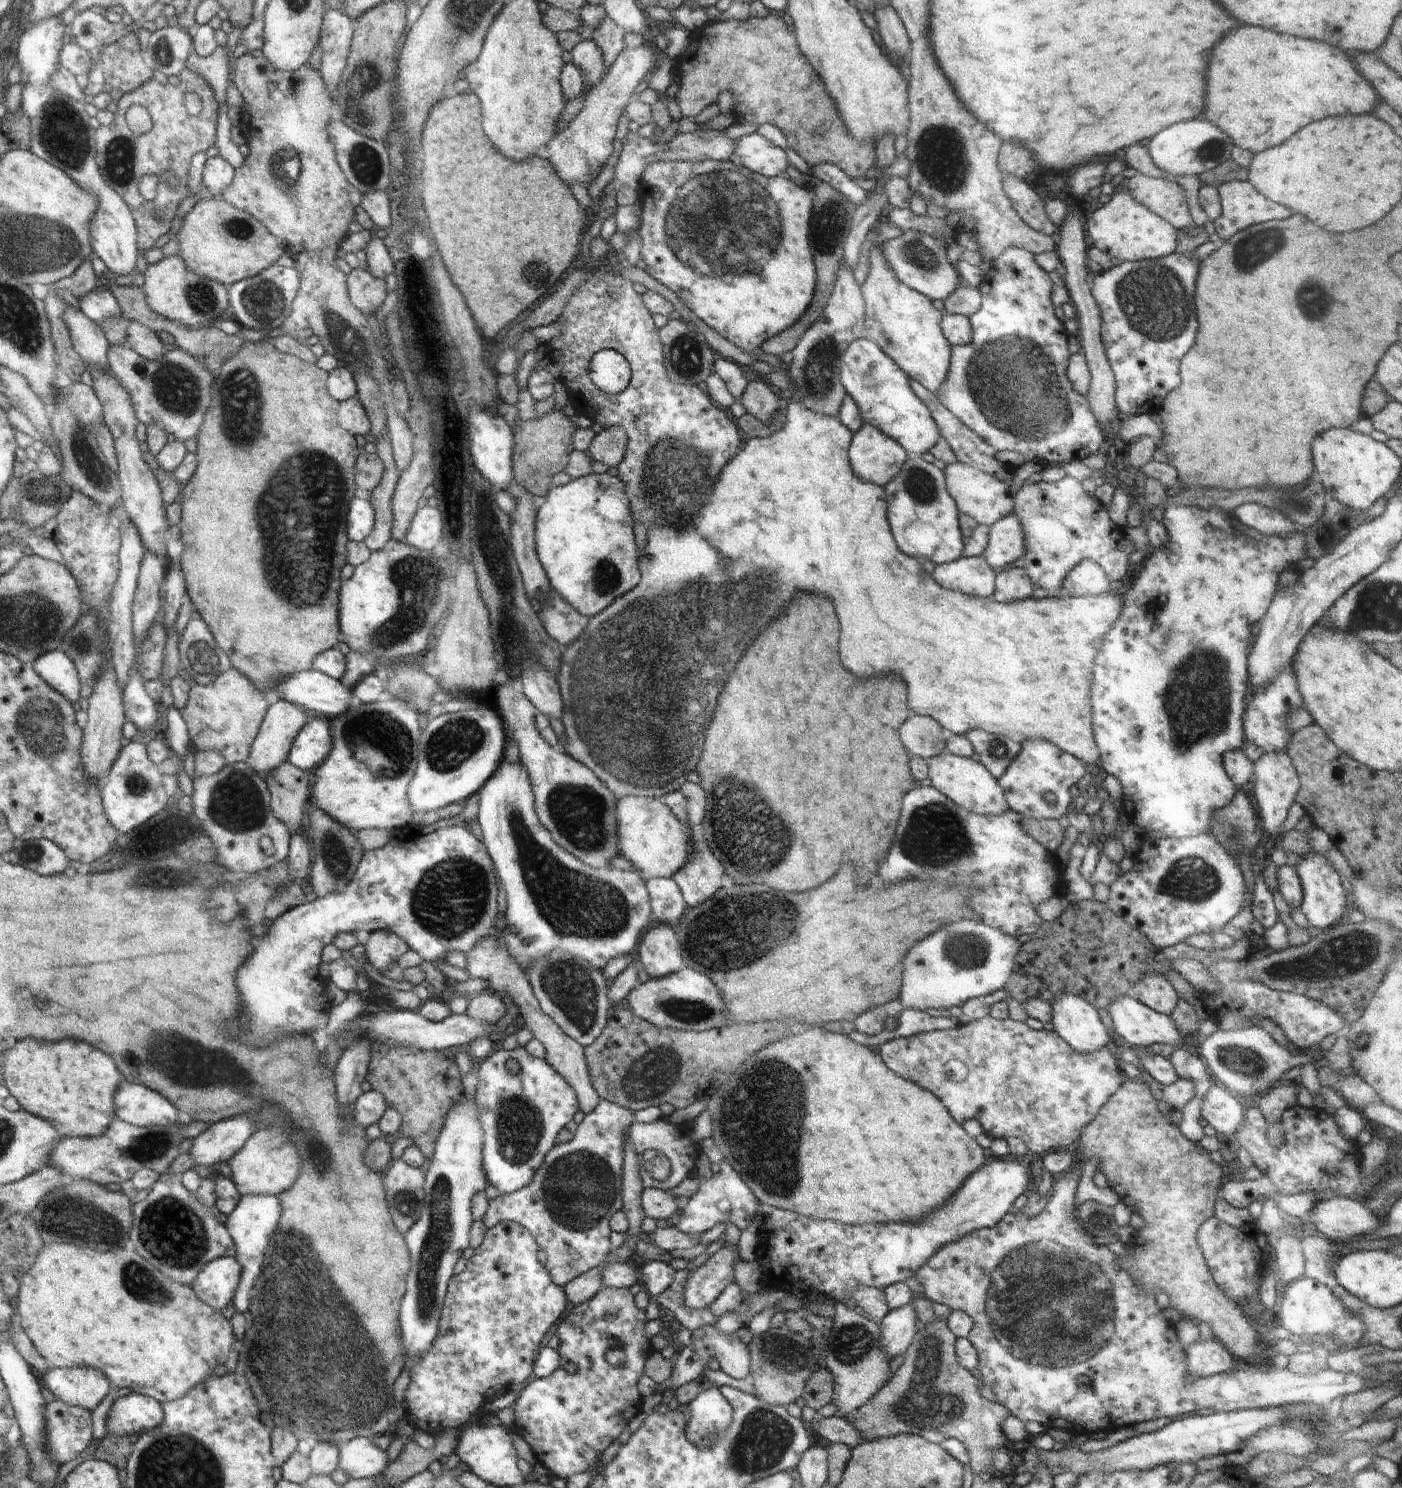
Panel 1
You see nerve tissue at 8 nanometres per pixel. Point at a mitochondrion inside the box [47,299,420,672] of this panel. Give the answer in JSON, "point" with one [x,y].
{"point":[299,532]}

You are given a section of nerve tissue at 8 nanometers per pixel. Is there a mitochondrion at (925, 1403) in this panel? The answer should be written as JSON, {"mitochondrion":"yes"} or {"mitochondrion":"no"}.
{"mitochondrion":"yes"}

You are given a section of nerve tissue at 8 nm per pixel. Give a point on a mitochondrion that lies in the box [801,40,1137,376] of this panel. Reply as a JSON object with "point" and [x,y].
{"point":[941,154]}

